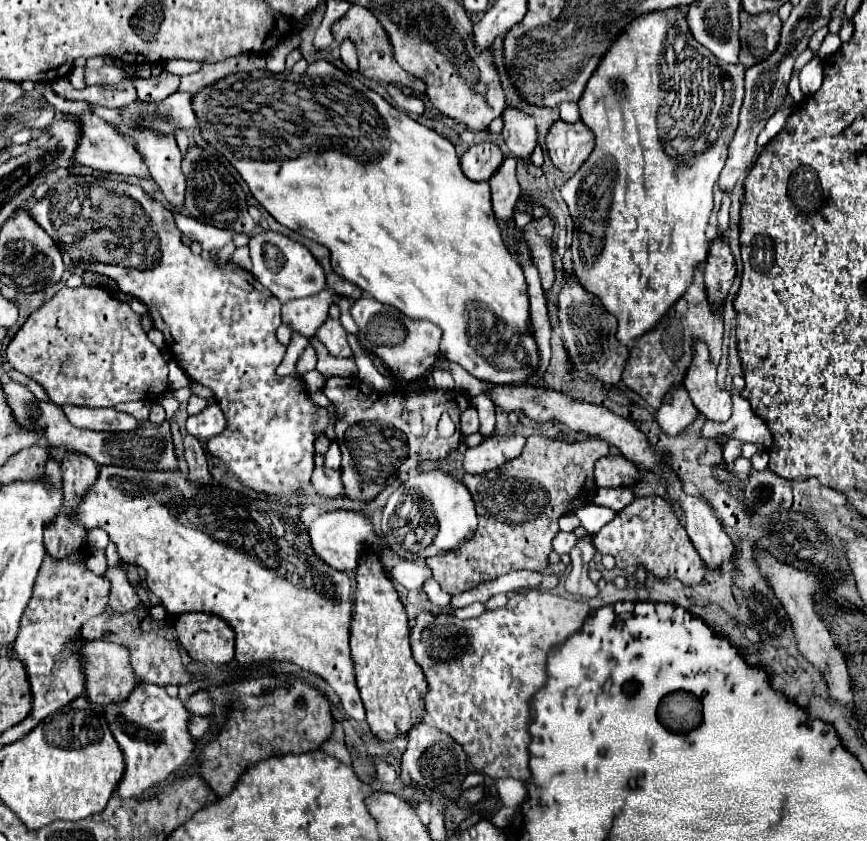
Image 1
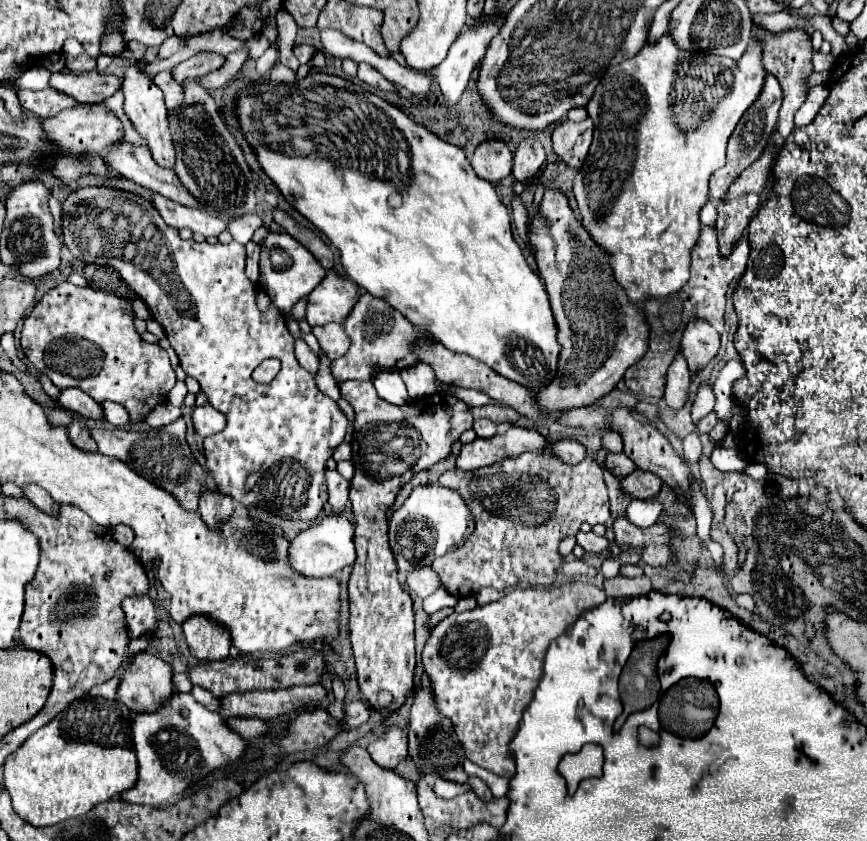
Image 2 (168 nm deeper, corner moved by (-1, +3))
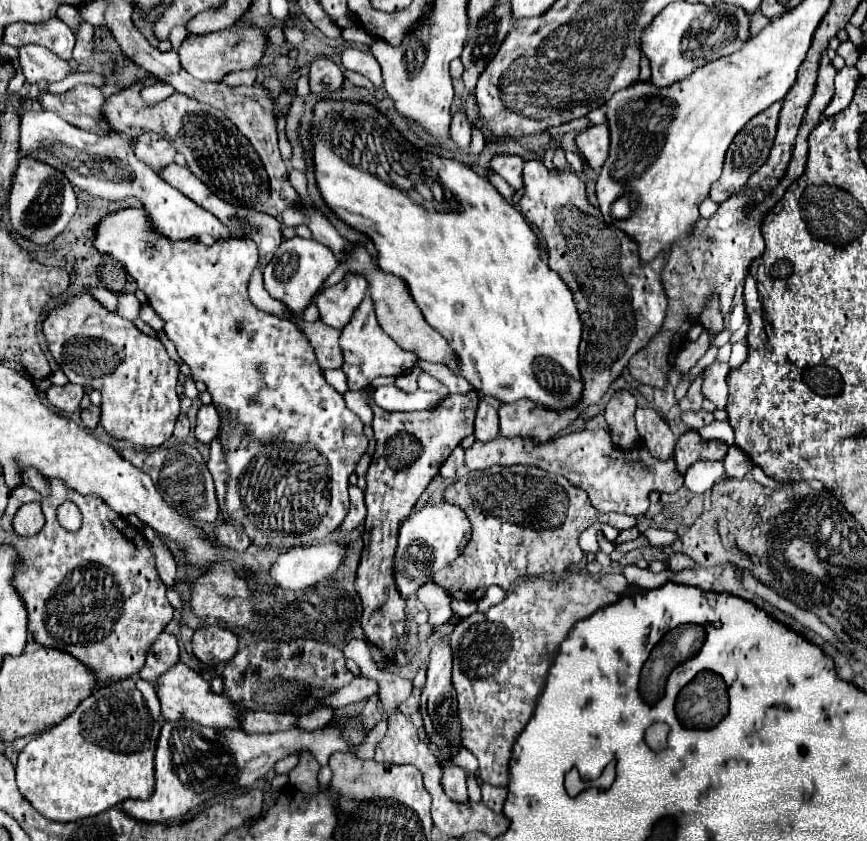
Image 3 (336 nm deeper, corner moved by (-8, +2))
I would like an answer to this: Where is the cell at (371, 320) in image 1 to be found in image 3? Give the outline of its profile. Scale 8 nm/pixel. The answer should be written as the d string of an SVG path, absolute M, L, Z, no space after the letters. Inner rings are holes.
M369 297L363 299L359 309L355 311L355 317L349 321L349 325L341 331L339 345L343 351L343 373L347 375L349 387L353 391L363 389L367 383L371 383L379 375L403 375L407 369L411 369L417 363L417 357L413 353L407 353L401 349L383 329L379 327L375 313L373 313L373 303Z

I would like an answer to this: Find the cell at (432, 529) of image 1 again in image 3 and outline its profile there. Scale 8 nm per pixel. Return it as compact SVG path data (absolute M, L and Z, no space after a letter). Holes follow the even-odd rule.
M429 503L421 511L411 513L399 529L399 545L393 563L393 577L397 591L403 599L411 597L421 585L431 581L433 573L453 563L461 551L465 549L467 541L471 539L471 525L463 509L451 503Z

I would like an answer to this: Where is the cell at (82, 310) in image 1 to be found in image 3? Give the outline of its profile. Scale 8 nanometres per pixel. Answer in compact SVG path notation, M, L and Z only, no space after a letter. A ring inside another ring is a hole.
M87 293L69 297L65 305L53 309L43 323L43 333L49 343L51 355L57 359L61 371L69 377L69 381L101 391L101 425L111 437L129 441L139 449L153 449L161 447L173 435L173 427L179 417L179 365L167 355L159 339L141 333L131 321L107 311L97 299Z

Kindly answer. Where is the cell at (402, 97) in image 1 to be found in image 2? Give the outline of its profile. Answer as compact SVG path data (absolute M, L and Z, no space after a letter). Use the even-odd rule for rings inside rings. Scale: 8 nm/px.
M358 64L358 78L366 84L370 84L372 88L378 88L378 90L384 90L384 92L398 92L396 86L386 80L376 68L372 68L370 64Z

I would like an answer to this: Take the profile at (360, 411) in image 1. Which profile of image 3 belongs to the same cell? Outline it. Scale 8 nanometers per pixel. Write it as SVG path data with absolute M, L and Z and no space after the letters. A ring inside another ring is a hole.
M475 391L467 395L447 395L437 407L415 413L383 413L371 401L375 411L373 431L377 449L373 453L371 467L367 471L367 519L363 537L363 555L357 571L355 589L363 603L363 631L367 639L381 647L387 657L393 657L401 647L401 637L407 633L405 619L407 607L399 599L395 581L391 581L391 565L397 549L397 531L403 519L409 517L417 499L427 489L431 479L439 473L439 467L459 441L473 433L473 417L479 405Z

